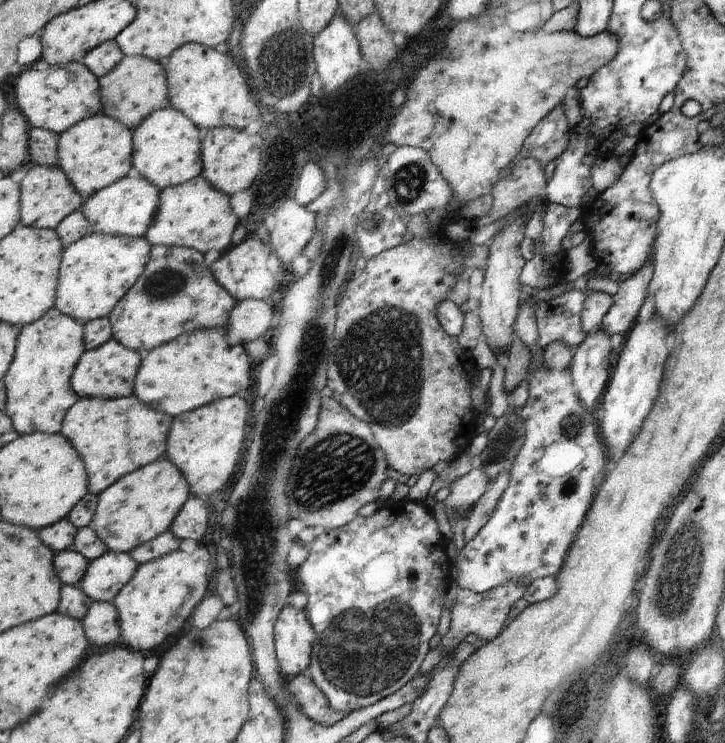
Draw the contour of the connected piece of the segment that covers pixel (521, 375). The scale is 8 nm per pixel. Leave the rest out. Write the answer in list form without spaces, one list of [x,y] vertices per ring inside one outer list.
[[[515,338],[506,350],[505,359],[502,362],[504,367],[502,387],[505,394],[509,395],[519,382],[527,378],[530,363],[531,358],[527,346],[519,342],[519,338]]]

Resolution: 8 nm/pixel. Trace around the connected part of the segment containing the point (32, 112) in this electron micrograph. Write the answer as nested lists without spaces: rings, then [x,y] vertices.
[[[81,61],[61,64],[48,72],[32,67],[24,68],[17,76],[15,92],[18,106],[34,127],[60,135],[82,120],[102,113],[104,108],[100,77]]]

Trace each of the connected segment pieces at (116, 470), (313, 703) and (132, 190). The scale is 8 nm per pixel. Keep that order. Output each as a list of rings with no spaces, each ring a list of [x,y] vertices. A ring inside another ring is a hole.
[[[135,394],[120,399],[81,397],[81,400],[65,416],[61,433],[67,440],[72,441],[77,452],[84,457],[89,474],[89,493],[99,495],[101,492],[105,492],[109,486],[113,486],[120,478],[166,457],[173,419],[171,415],[145,404]]]
[[[301,674],[288,678],[288,682],[287,692],[295,696],[295,702],[299,704],[301,712],[319,724],[325,727],[333,726],[350,713],[333,710],[329,700],[311,677]]]
[[[143,176],[125,177],[86,198],[82,211],[94,232],[111,236],[145,237],[160,210],[162,190]]]

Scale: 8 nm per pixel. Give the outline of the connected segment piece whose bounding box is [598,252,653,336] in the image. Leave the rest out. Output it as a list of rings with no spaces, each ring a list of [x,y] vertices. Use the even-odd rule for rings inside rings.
[[[653,252],[641,264],[641,268],[622,282],[612,296],[611,306],[601,319],[598,328],[603,328],[609,336],[626,334],[637,320],[637,311],[647,295],[647,285],[653,272]]]

